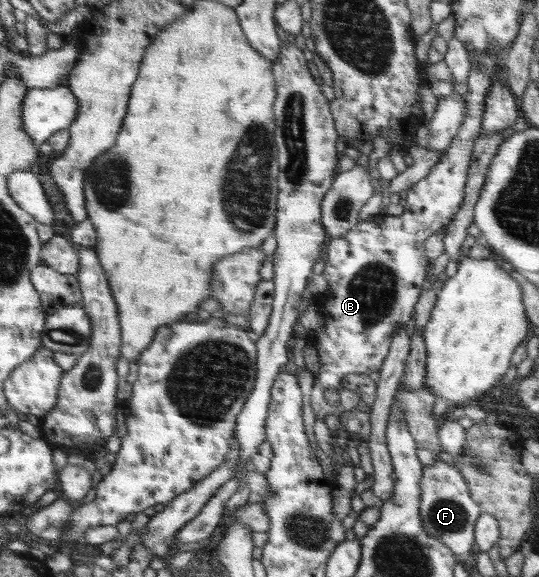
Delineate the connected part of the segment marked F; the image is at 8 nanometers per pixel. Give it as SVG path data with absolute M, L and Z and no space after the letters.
M438 459L431 466L423 466L423 477L419 483L422 491L420 514L423 517L423 527L428 535L435 536L455 552L456 557L466 557L472 553L472 539L475 536L474 523L482 514L479 504L472 499L469 485L464 475L456 467Z

